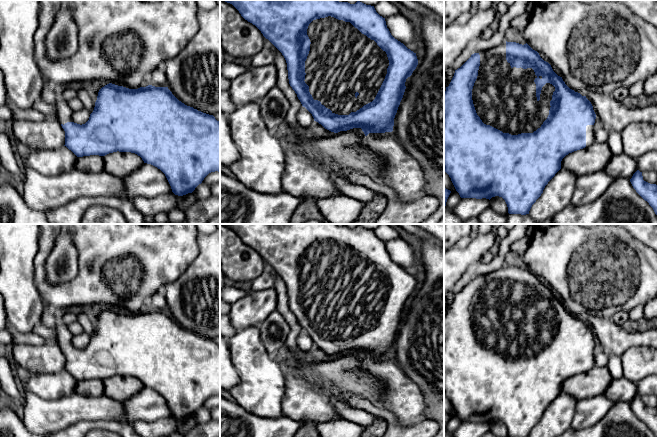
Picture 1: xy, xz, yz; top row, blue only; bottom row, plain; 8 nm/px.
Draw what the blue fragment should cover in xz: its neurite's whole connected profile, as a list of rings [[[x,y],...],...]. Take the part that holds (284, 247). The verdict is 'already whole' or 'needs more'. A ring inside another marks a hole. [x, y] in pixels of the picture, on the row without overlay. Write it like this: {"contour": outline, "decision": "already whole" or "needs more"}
{"contour": [[[223,224],[232,228],[248,246],[255,249],[284,280],[287,287],[288,303],[292,313],[297,318],[303,331],[313,340],[314,345],[325,353],[338,357],[353,352],[361,352],[365,360],[369,357],[392,356],[394,342],[400,326],[403,322],[406,310],[405,306],[418,289],[416,277],[408,273],[403,267],[395,263],[387,252],[385,242],[380,240],[374,230],[366,229],[360,225],[355,228],[339,226],[338,224]]], "decision": "needs more"}

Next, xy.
{"contour": [[[109,307],[102,311],[97,320],[95,331],[85,348],[74,347],[67,329],[61,321],[57,324],[58,345],[65,355],[65,369],[77,381],[99,379],[113,376],[131,376],[142,382],[144,387],[160,393],[166,400],[172,416],[183,420],[192,417],[211,396],[220,396],[220,346],[209,339],[187,330],[179,325],[168,311],[148,309],[129,313]]], "decision": "needs more"}

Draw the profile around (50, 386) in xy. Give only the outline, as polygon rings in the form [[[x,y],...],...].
[[[62,370],[57,373],[31,374],[25,388],[43,399],[55,400],[74,394],[77,382],[71,374]]]

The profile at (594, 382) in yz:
[[[593,366],[587,372],[566,379],[561,385],[561,392],[580,401],[604,394],[612,380],[607,367]]]

